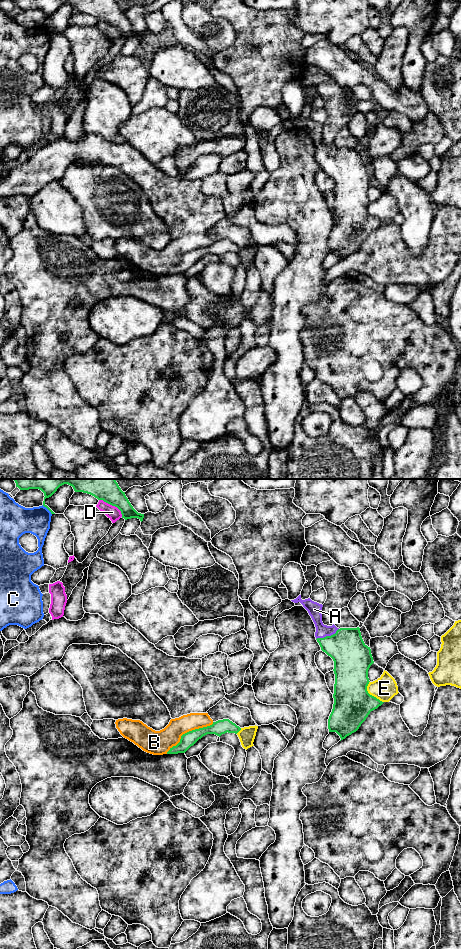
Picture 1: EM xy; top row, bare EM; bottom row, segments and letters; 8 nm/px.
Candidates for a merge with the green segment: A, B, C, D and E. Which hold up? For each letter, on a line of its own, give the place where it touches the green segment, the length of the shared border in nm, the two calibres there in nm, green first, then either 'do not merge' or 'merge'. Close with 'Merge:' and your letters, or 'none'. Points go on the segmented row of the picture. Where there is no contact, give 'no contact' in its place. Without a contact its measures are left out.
A: meets green in xy at (327, 636); contact 200 nm long; 300 nm thick on the green side, 110 nm on the other; merge
B: meets green in xy at (189, 731); contact 460 nm long; 120 nm thick on the green side, 190 nm on the other; do not merge
C: meets green in xy at (47, 508); contact 110 nm long; 220 nm thick on the green side, 220 nm on the other; do not merge
D: meets green in xy at (112, 505); contact 240 nm long; 280 nm thick on the green side, 110 nm on the other; do not merge
E: meets green in xy at (369, 694); contact 200 nm long; 300 nm thick on the green side, 190 nm on the other; do not merge
Merge: A

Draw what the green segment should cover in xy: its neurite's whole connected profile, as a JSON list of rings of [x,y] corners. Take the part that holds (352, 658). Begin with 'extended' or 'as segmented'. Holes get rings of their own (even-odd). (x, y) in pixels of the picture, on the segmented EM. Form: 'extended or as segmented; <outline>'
extended; [[[301,595],[291,601],[294,603],[300,602],[308,611],[315,624],[315,637],[321,650],[334,661],[334,704],[328,719],[328,729],[329,732],[336,732],[343,740],[359,729],[371,711],[384,703],[367,691],[370,682],[368,670],[374,663],[371,649],[364,643],[359,627],[339,629],[334,624],[332,626],[324,625],[321,614],[322,604],[314,602],[310,598],[302,600]]]

